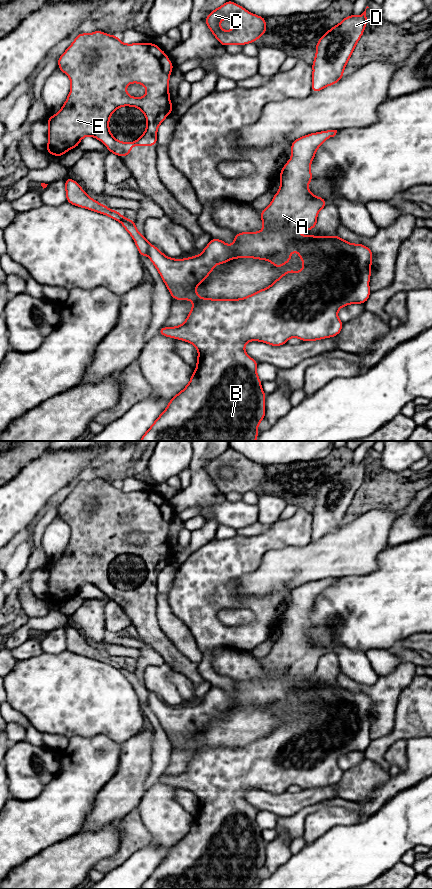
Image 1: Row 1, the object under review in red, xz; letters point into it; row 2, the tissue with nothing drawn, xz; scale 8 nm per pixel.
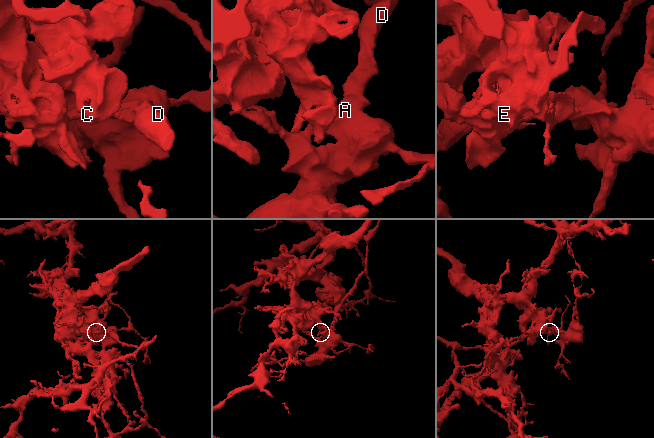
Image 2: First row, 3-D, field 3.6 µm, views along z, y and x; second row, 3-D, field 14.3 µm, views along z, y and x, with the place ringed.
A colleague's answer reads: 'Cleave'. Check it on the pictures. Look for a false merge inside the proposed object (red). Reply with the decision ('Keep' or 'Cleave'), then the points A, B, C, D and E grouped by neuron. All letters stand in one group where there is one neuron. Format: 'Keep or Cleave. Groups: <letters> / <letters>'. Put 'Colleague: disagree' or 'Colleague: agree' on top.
Colleague: agree
Cleave. Groups: A B D / C E

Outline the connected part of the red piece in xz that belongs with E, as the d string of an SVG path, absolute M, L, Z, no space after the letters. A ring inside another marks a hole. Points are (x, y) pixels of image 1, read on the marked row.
M96 30L91 34L79 33L67 50L58 57L58 68L69 76L70 93L59 112L46 121L49 123L48 146L45 152L62 157L65 152L78 147L85 136L102 141L110 153L129 156L132 146L156 146L157 128L172 113L169 98L169 77L174 66L167 54L152 43L123 44L119 36ZM130 83L143 84L147 94L142 98L126 93ZM122 106L142 110L147 128L143 135L132 142L120 142L109 131L109 118Z

